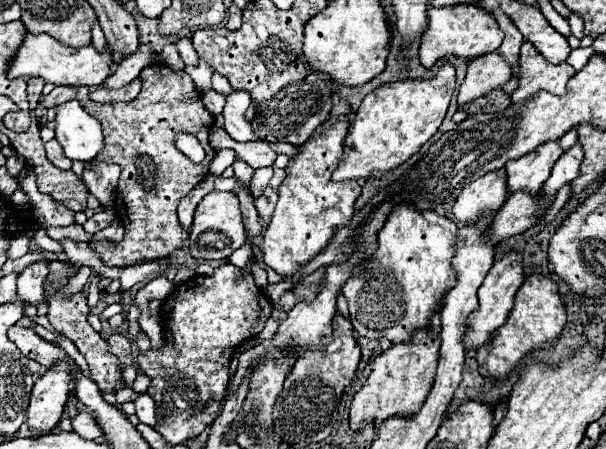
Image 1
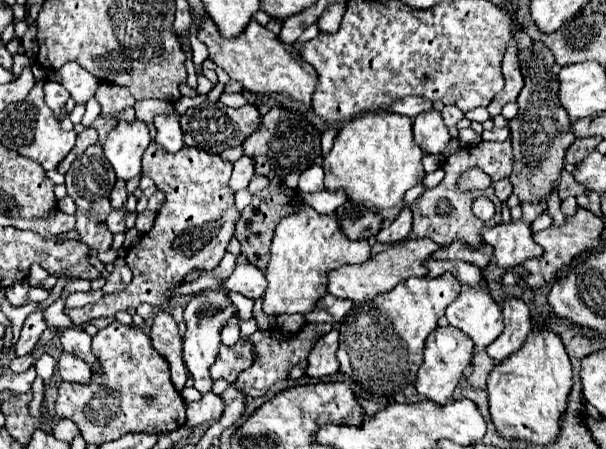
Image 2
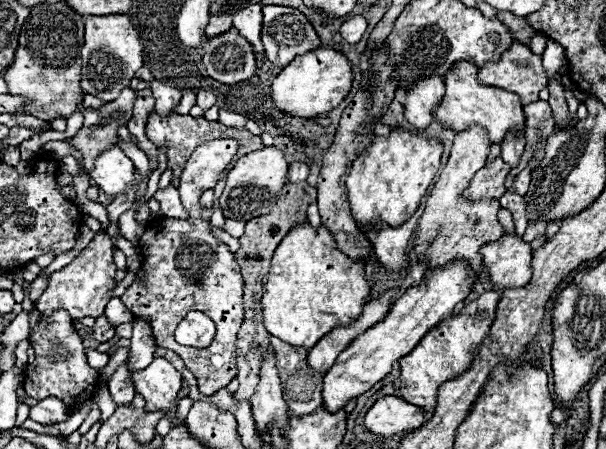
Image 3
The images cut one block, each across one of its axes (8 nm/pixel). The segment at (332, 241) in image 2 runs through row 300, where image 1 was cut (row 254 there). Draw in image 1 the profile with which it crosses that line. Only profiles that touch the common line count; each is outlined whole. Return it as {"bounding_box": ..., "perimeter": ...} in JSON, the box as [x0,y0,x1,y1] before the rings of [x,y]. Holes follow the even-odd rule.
{"bounding_box":[262,118,360,278],"perimeter":[[[340,118],[326,120],[312,132],[310,140],[298,148],[298,154],[292,156],[286,166],[286,178],[278,190],[280,198],[276,210],[262,234],[262,260],[284,278],[292,276],[300,266],[308,264],[316,254],[320,254],[336,230],[346,226],[354,216],[354,202],[360,196],[358,182],[332,182],[330,178],[340,162],[348,126],[350,124]]]}

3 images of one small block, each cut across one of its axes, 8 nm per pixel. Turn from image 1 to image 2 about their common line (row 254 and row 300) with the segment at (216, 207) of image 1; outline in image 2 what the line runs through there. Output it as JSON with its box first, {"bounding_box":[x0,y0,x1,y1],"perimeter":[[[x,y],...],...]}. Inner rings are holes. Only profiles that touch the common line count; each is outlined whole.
{"bounding_box":[184,292,236,394],"perimeter":[[[200,292],[196,294],[186,310],[184,310],[184,320],[188,324],[188,330],[184,334],[184,364],[194,380],[194,388],[200,394],[206,394],[212,390],[214,380],[210,378],[208,368],[214,364],[216,356],[218,356],[218,348],[220,348],[220,328],[224,326],[224,320],[236,316],[236,306],[228,300],[228,296],[224,292]]]}

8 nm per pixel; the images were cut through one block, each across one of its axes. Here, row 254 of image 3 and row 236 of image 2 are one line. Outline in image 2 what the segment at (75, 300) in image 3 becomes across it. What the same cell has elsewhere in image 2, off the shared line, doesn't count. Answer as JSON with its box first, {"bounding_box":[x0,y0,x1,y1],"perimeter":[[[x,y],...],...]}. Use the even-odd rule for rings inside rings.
{"bounding_box":[64,144,116,250],"perimeter":[[[92,144],[84,150],[84,154],[76,156],[70,170],[64,176],[64,184],[68,190],[68,196],[76,202],[76,226],[78,240],[88,244],[90,250],[108,250],[112,246],[112,232],[106,226],[106,216],[110,214],[110,192],[116,182],[116,174],[112,172],[112,166],[108,160],[104,160],[104,152],[100,144]]]}

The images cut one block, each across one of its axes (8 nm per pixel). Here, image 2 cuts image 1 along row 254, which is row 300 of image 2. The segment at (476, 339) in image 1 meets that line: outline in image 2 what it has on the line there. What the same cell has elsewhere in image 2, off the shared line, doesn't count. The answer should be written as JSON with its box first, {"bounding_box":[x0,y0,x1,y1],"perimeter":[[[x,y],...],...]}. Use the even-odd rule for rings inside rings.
{"bounding_box":[486,298,532,362],"perimeter":[[[506,298],[502,304],[504,314],[504,330],[502,334],[486,348],[488,356],[496,362],[506,360],[510,354],[514,354],[520,344],[524,344],[528,332],[532,330],[530,324],[530,310],[520,298]]]}

